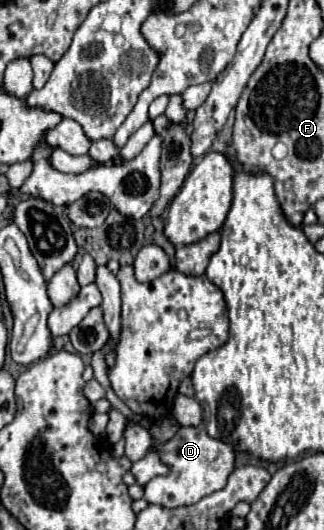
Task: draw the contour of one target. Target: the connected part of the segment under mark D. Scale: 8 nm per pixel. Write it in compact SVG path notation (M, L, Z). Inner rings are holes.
M201 426L179 428L175 436L161 446L161 458L171 466L167 476L157 476L145 486L145 500L149 504L159 504L165 508L189 506L199 502L203 496L221 490L235 468L235 446L209 438Z

